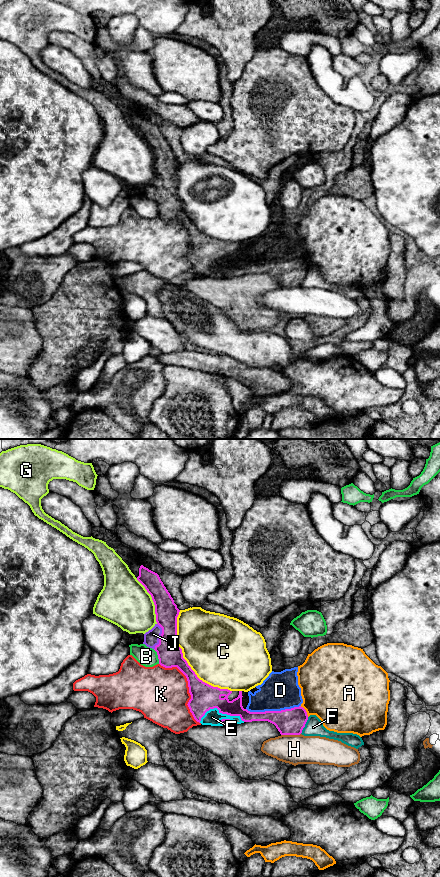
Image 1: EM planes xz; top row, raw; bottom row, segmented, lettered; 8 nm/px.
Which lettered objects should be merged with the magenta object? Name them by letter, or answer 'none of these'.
D, E, J

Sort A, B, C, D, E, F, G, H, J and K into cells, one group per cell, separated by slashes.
A / B / C / D E J / F / G / H / K

